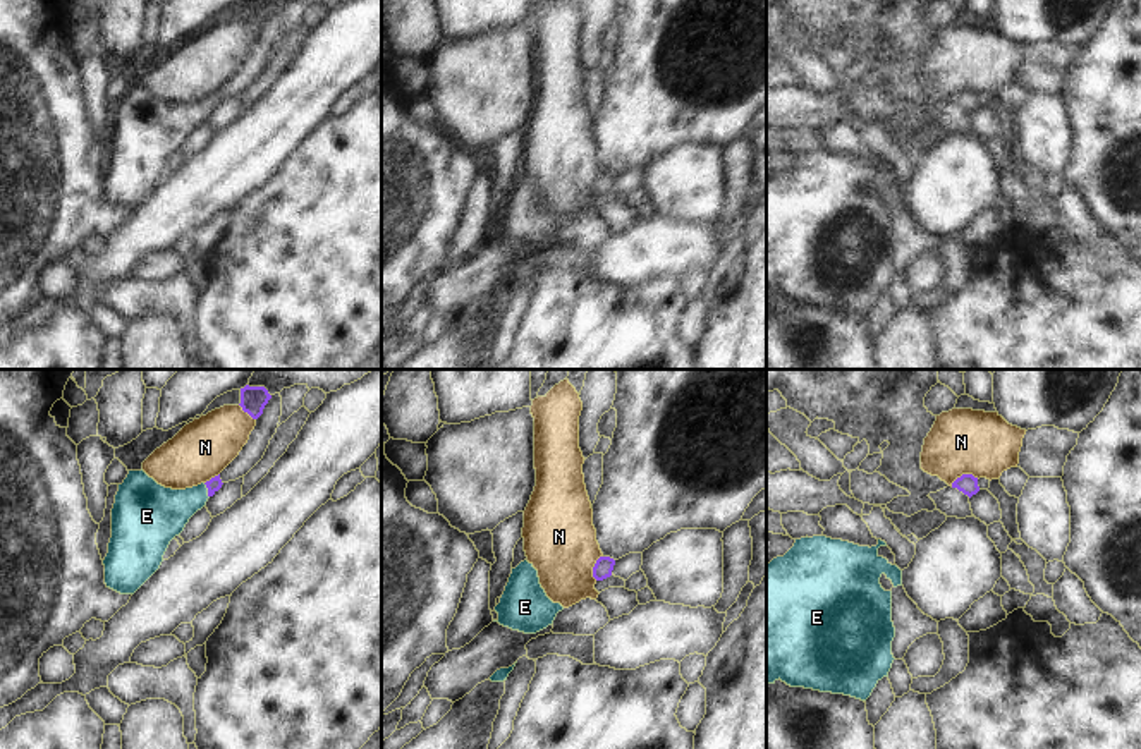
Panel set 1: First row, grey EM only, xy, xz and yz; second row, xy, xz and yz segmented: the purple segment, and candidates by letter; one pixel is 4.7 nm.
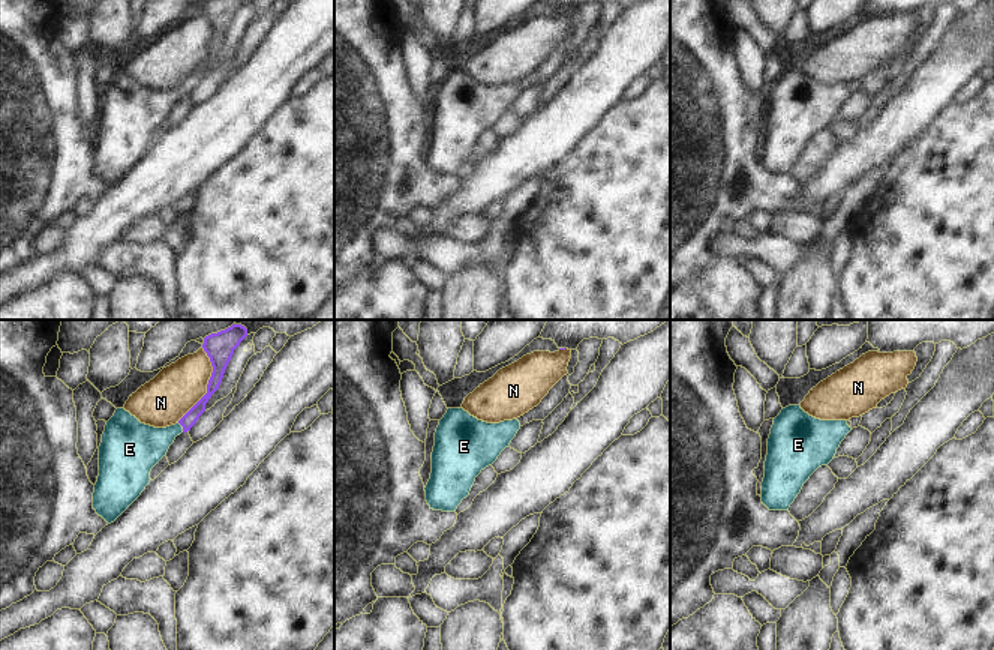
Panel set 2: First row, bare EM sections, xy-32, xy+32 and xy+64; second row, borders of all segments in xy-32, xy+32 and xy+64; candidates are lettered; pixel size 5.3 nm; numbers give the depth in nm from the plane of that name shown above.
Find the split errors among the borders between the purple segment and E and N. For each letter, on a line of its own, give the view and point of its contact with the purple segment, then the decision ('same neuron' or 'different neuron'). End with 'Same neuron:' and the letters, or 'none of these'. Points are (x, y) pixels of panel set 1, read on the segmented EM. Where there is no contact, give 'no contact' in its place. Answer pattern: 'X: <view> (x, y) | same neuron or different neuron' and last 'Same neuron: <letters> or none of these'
E: xy (208, 490) | same neuron
N: yz (964, 474) | different neuron
Same neuron: E

